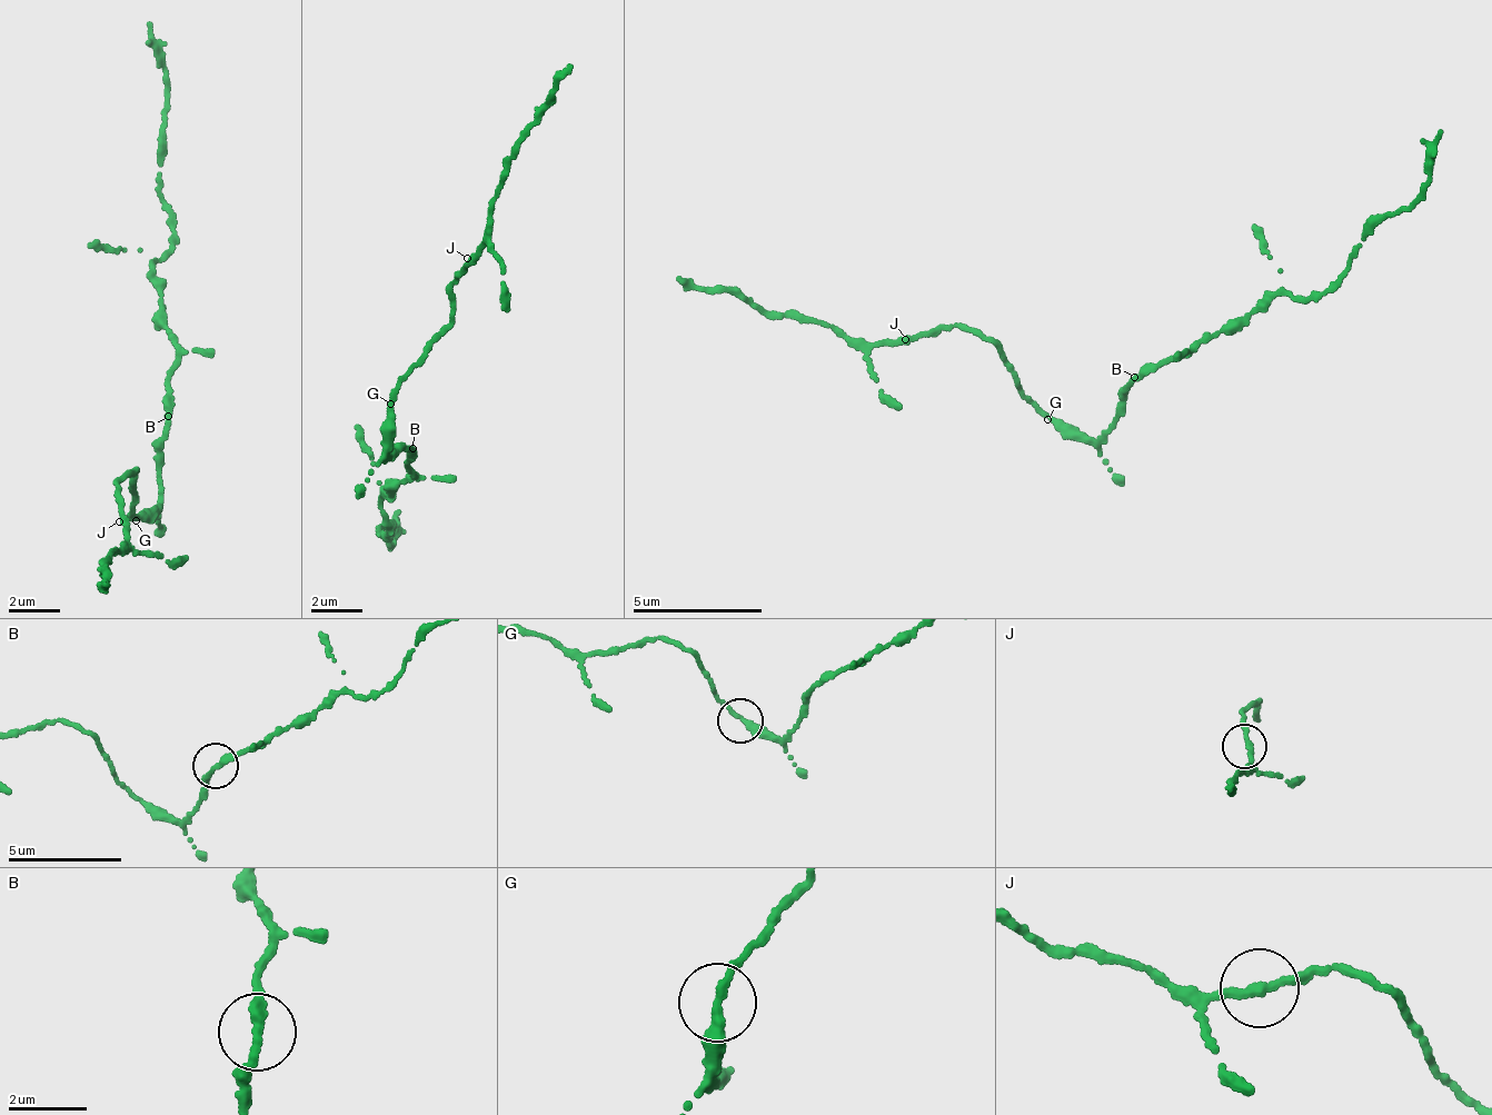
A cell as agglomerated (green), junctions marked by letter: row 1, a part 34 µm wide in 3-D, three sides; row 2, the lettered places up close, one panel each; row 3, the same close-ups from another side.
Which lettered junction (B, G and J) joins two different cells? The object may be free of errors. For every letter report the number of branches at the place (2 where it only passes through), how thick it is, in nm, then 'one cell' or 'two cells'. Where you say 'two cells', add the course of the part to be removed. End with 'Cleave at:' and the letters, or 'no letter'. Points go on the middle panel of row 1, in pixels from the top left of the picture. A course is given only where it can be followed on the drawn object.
B: 2 branches meet; 280 nm thick; one cell
G: 2 branches meet; 260 nm thick; one cell
J: 2 branches meet; 240 nm thick; one cell
Cleave at: no letter

